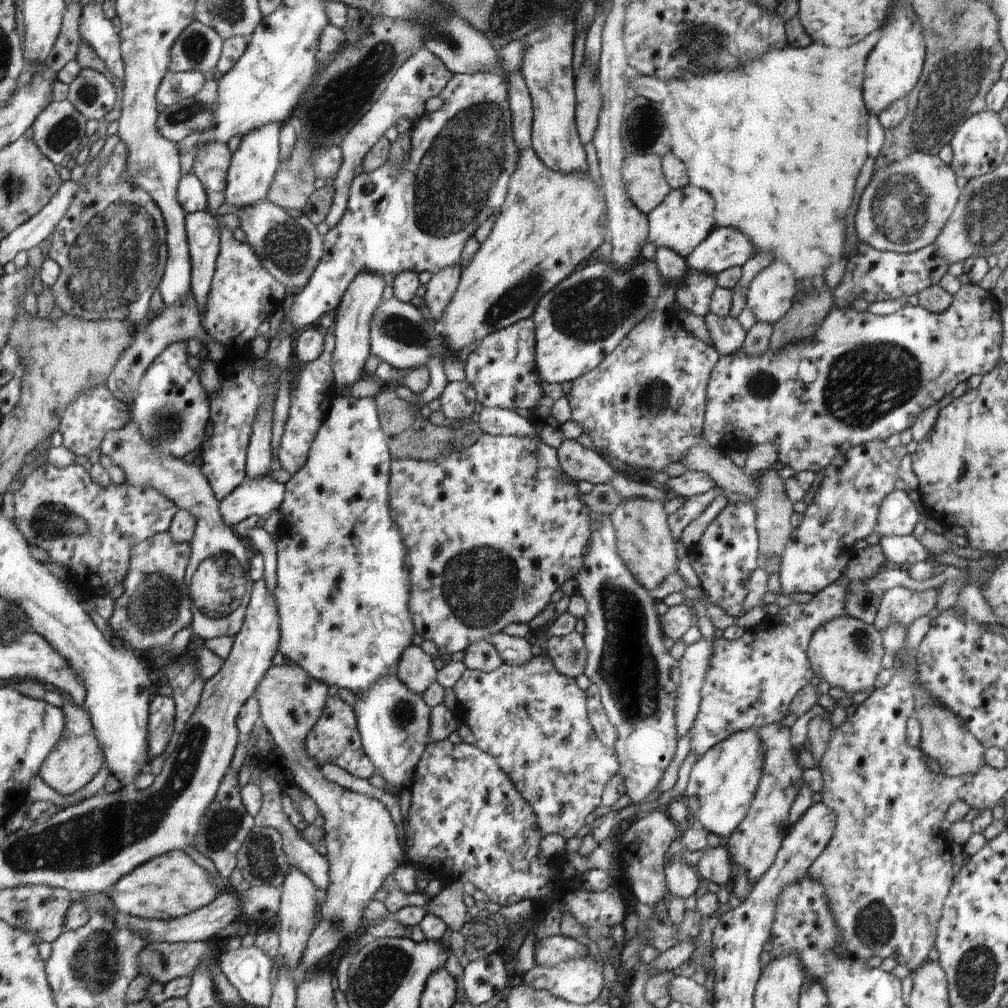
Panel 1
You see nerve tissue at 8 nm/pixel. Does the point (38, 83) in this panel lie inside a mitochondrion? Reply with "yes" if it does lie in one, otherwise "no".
no

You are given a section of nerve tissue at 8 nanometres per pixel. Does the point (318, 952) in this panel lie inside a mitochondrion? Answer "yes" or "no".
no

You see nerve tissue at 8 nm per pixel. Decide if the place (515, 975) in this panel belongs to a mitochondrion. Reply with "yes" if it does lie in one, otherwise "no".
no

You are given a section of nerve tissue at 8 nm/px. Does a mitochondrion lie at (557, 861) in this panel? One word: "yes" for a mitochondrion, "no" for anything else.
no

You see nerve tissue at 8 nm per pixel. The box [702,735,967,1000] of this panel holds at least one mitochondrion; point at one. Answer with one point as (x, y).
(874, 925)

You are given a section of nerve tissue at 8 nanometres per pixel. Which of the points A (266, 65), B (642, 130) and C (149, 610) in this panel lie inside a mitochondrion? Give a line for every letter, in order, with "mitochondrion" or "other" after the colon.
A: other
B: mitochondrion
C: mitochondrion

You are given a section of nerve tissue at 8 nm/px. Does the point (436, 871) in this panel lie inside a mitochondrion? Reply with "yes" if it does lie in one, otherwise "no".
no

